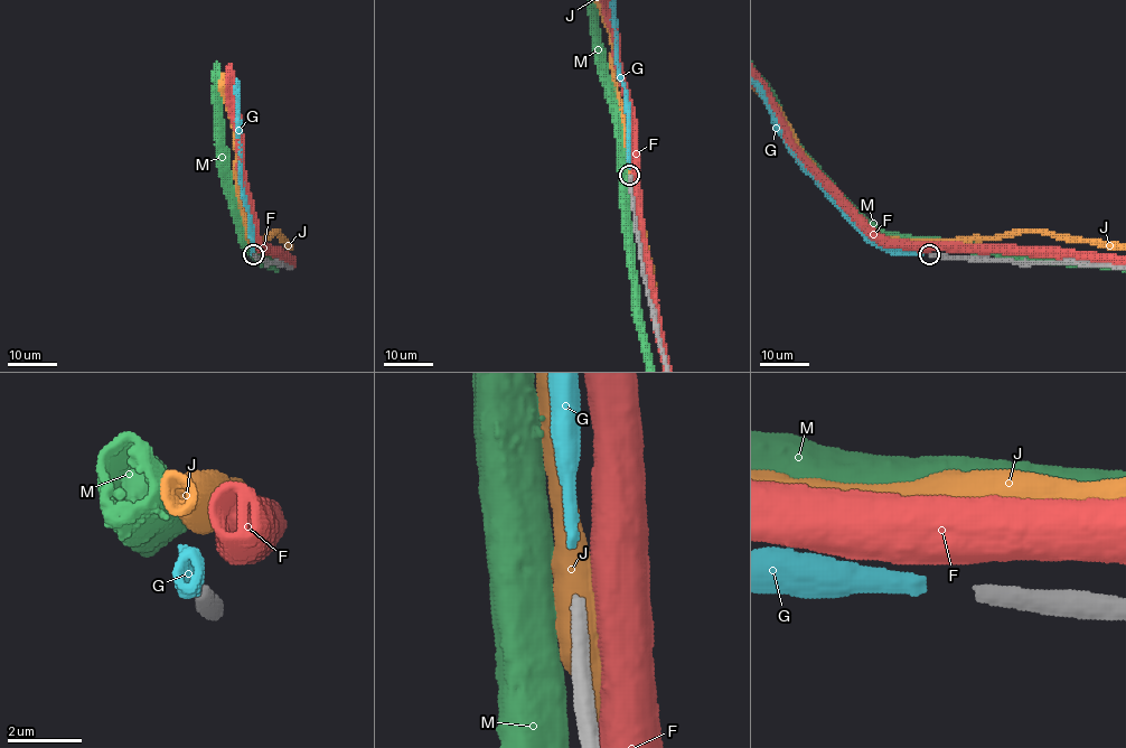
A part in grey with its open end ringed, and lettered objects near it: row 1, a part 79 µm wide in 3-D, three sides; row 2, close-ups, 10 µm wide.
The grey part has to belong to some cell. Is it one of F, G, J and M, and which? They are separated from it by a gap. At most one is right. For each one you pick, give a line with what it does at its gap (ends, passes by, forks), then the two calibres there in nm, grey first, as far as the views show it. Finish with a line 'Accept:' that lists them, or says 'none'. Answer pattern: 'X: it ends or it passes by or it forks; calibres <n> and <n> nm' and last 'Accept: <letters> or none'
G: it ends; calibres 380 and 400 nm
Accept: G

